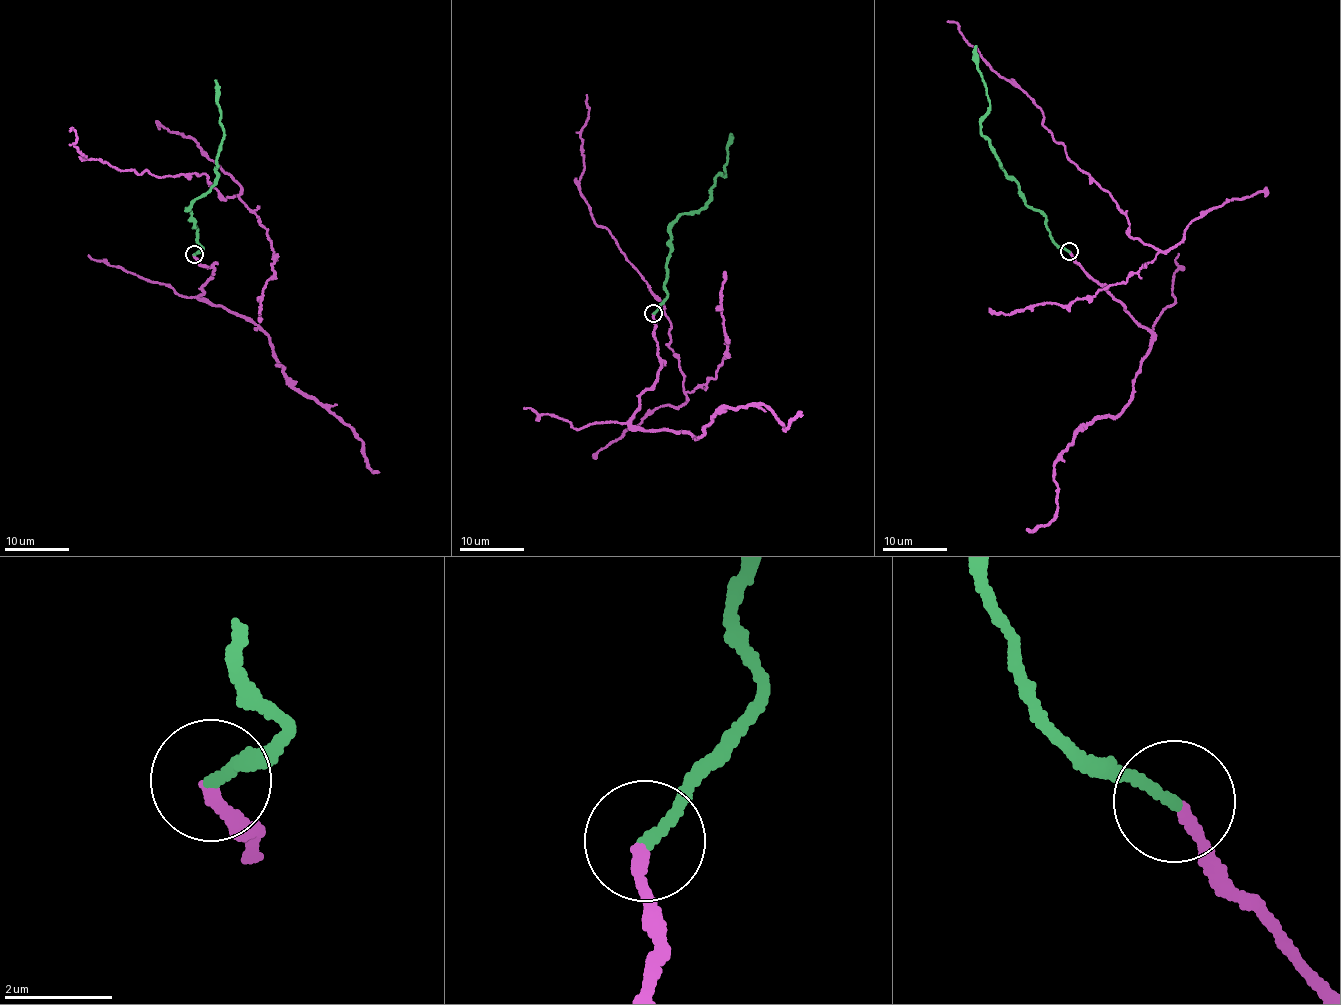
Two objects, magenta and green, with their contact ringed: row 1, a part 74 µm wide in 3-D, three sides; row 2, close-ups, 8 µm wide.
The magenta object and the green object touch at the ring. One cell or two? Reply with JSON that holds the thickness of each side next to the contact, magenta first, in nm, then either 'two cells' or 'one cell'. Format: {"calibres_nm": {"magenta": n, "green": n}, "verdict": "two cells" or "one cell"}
{"calibres_nm": {"magenta": 200, "green": 200}, "verdict": "one cell"}

